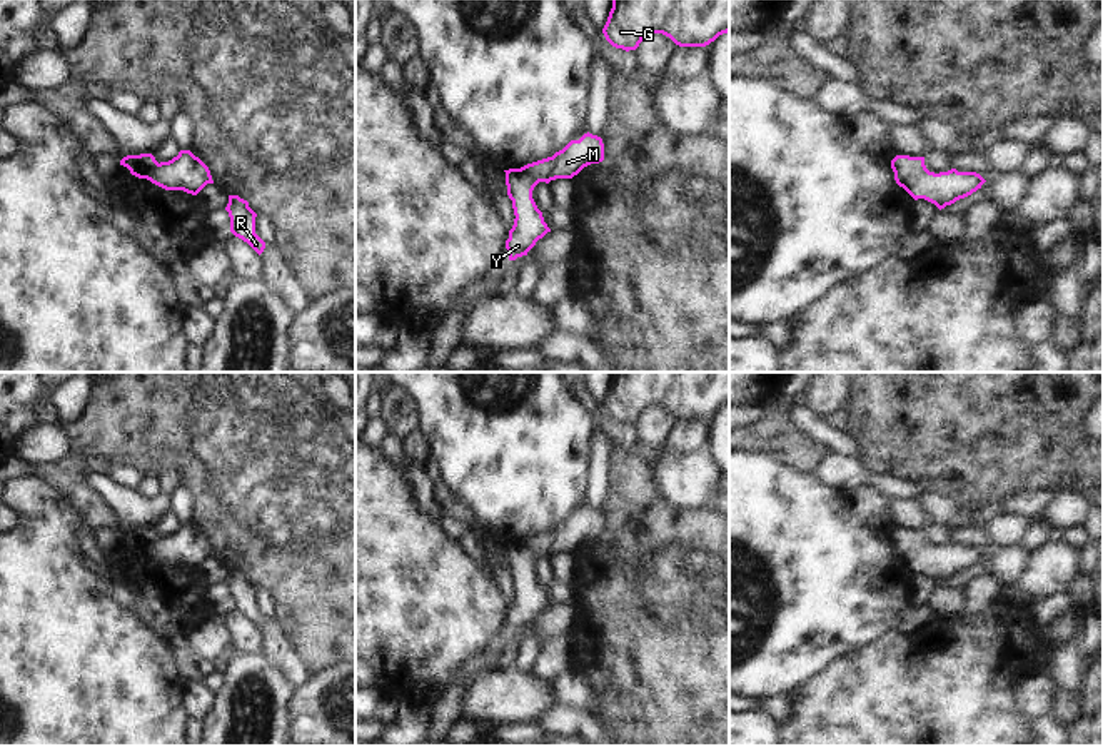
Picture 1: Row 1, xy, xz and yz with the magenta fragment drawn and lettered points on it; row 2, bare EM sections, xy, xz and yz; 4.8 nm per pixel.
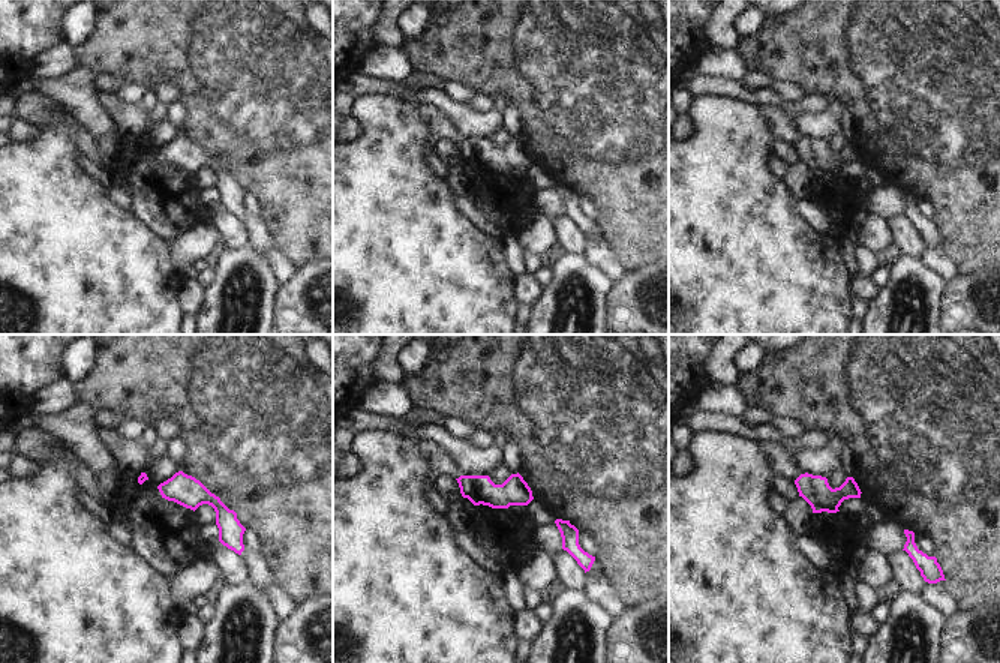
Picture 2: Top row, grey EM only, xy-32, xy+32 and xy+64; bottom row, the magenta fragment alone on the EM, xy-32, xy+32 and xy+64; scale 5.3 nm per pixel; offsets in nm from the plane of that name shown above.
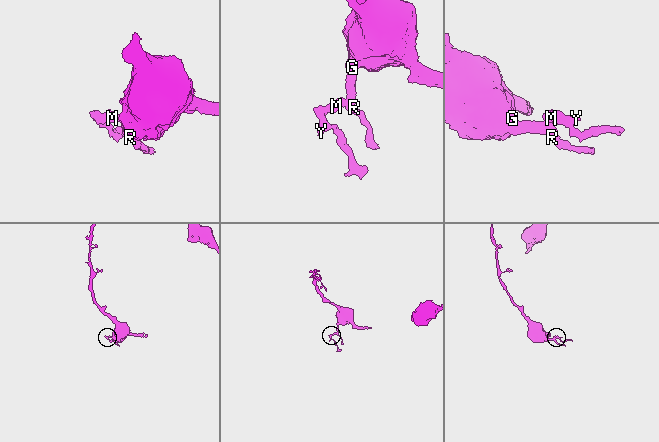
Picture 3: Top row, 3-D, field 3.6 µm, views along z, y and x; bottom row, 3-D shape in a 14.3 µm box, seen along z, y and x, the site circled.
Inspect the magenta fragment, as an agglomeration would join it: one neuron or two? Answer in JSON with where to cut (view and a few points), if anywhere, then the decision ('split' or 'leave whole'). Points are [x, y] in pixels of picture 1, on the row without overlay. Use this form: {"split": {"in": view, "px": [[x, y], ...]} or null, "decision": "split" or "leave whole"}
{"split": null, "decision": "leave whole"}

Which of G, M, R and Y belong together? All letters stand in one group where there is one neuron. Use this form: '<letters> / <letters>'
G M R Y

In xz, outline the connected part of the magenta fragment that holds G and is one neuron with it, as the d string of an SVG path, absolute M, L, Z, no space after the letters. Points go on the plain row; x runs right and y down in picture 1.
M612 372L602 402L626 426L647 407L662 407L679 421L706 421L729 406L729 372Z

